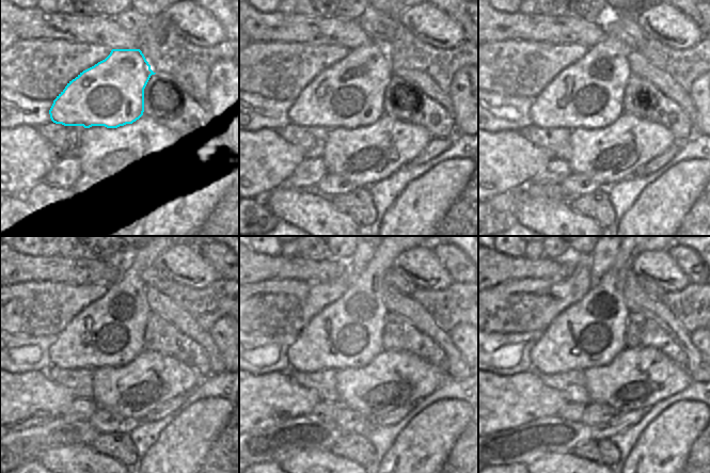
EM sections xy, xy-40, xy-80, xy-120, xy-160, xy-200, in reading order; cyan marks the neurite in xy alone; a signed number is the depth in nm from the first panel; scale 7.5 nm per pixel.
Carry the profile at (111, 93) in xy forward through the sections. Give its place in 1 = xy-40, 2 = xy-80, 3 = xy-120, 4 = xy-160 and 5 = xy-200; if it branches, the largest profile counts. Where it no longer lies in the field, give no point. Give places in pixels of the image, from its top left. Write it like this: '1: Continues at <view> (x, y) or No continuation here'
1: Continues at xy-40 (349, 94)
2: Continues at xy-80 (588, 94)
3: Continues at xy-120 (109, 332)
4: Continues at xy-160 (348, 333)
5: Continues at xy-200 (589, 333)

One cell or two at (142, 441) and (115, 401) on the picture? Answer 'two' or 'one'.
two

